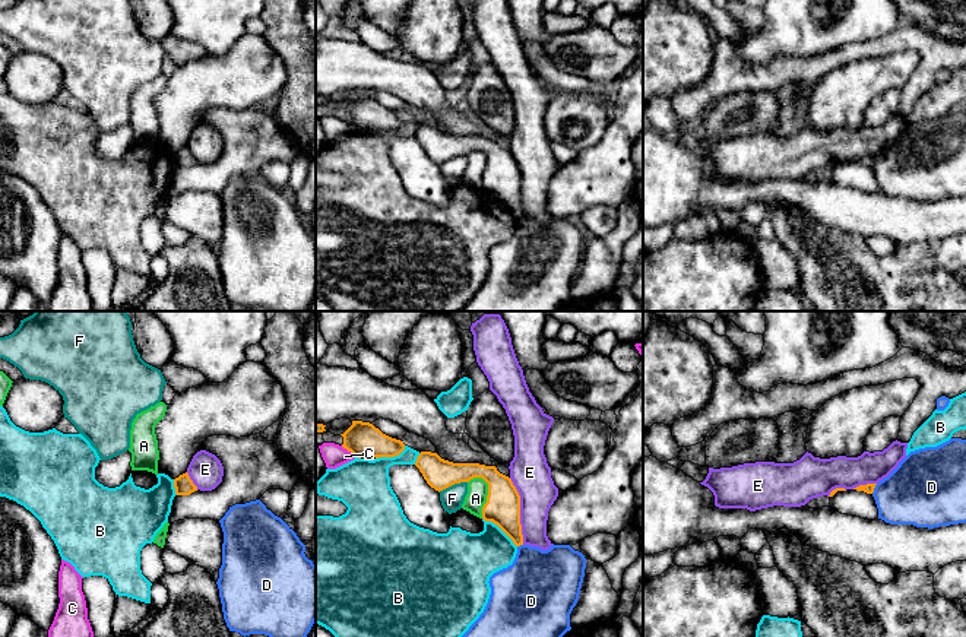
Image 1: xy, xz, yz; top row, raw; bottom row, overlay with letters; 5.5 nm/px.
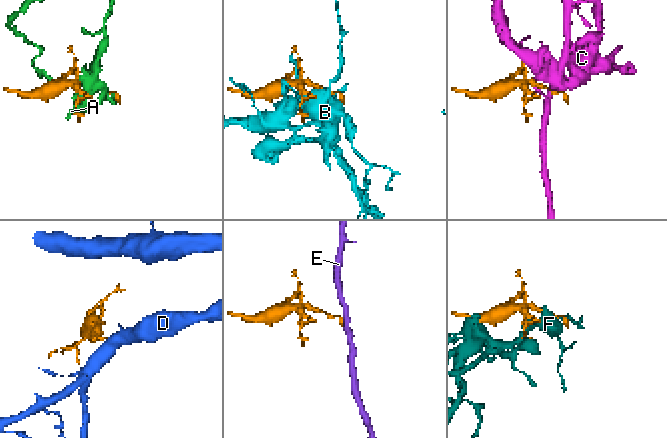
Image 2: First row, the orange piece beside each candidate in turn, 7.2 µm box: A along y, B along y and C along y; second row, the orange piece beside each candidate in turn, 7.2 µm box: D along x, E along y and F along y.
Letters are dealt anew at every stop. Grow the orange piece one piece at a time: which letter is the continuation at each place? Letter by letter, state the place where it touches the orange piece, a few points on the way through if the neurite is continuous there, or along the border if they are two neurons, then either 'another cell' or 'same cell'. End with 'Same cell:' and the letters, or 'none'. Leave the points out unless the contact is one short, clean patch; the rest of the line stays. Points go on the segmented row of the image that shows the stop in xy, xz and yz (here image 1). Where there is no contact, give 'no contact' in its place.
A: xz (488, 494) | another cell
B: xz (500, 528) | another cell
C: xz (348, 450) | along xz (341, 446), (355, 456) | another cell
D: yz (874, 487) | along yz (877, 484), (871, 493) | another cell
E: xz (519, 512) | along xz (509, 478), (519, 496), (519, 523), (523, 544) | another cell
F: xz (452, 484) | another cell
Same cell: none

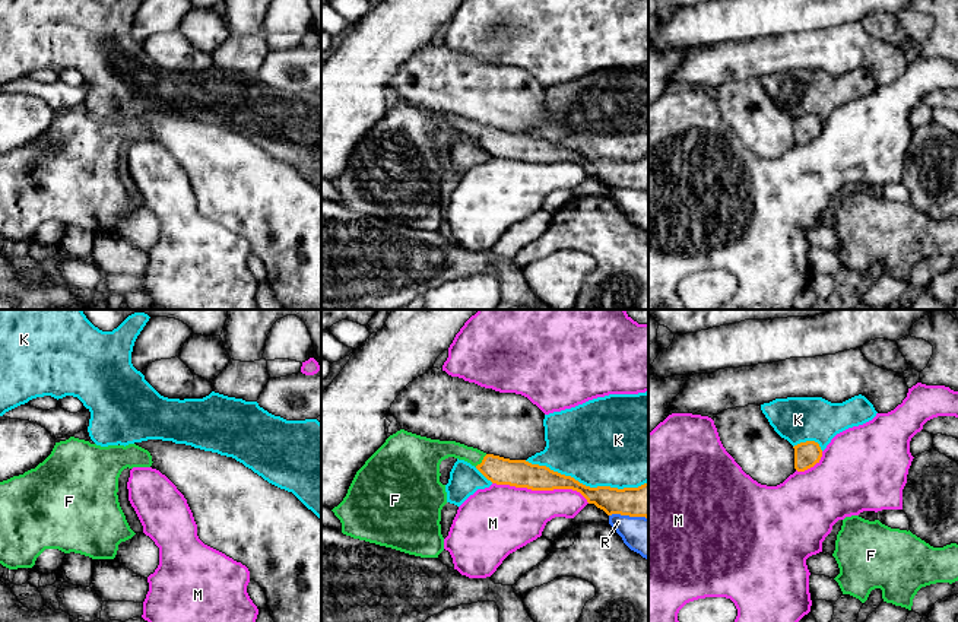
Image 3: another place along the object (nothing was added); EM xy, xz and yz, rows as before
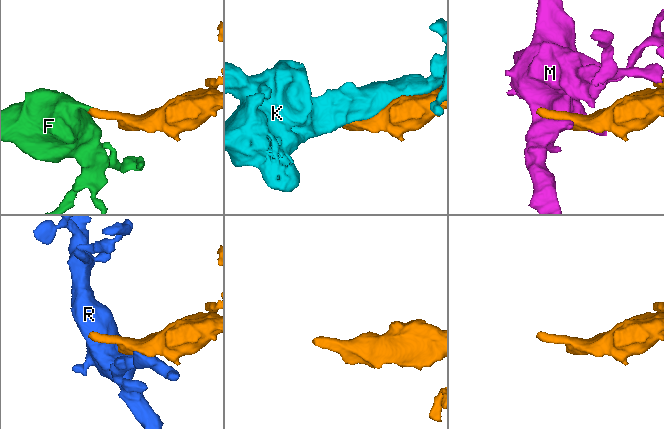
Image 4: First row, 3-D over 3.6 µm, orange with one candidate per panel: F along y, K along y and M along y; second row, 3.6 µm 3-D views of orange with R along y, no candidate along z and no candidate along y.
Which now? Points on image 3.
F: xz (482, 462) | across xz (520, 473), (503, 472), (482, 462), (457, 450), (438, 450) | same cell
K: xz (584, 485) | another cell
M: xz (541, 489) | another cell
R: xz (628, 514) | along xz (609, 514), (644, 516), (647, 519) | another cell
Same cell: F

